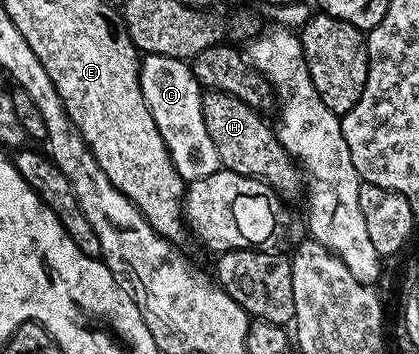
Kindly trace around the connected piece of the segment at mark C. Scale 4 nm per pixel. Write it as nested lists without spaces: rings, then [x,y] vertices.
[[[145,55],[141,60],[141,92],[143,101],[147,101],[147,109],[151,109],[151,117],[155,117],[155,125],[163,137],[163,141],[169,150],[171,161],[182,179],[192,181],[202,179],[211,173],[222,170],[219,153],[215,144],[207,133],[203,123],[203,112],[200,109],[202,86],[193,75],[192,66],[184,59],[175,57],[163,57],[162,55]]]

